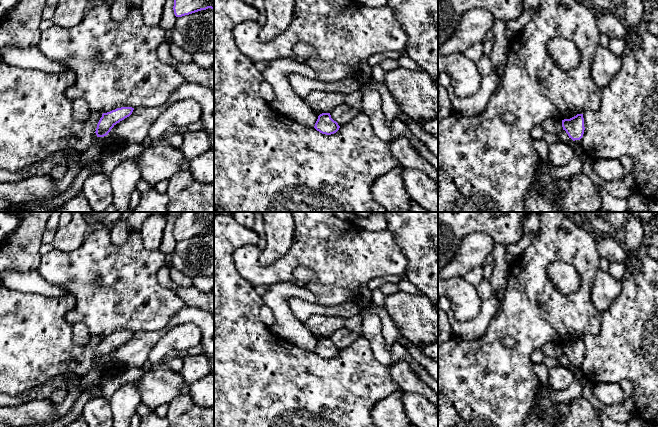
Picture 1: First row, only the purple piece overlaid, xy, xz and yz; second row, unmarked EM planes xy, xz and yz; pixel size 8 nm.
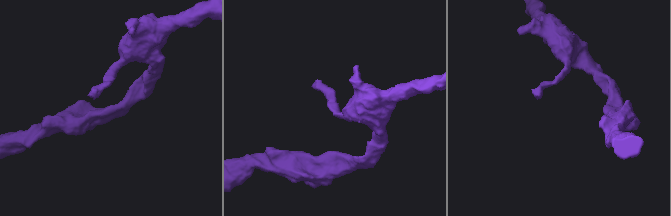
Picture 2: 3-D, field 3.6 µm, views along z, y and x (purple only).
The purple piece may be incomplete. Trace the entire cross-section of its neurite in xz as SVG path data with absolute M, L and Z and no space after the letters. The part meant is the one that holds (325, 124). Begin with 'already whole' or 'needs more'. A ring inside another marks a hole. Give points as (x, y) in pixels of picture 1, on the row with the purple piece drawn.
already whole; M322 113L318 116L314 128L322 134L331 135L336 133L340 126L331 118L330 113Z

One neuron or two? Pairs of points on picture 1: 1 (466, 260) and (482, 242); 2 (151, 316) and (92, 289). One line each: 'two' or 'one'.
1: one
2: one

